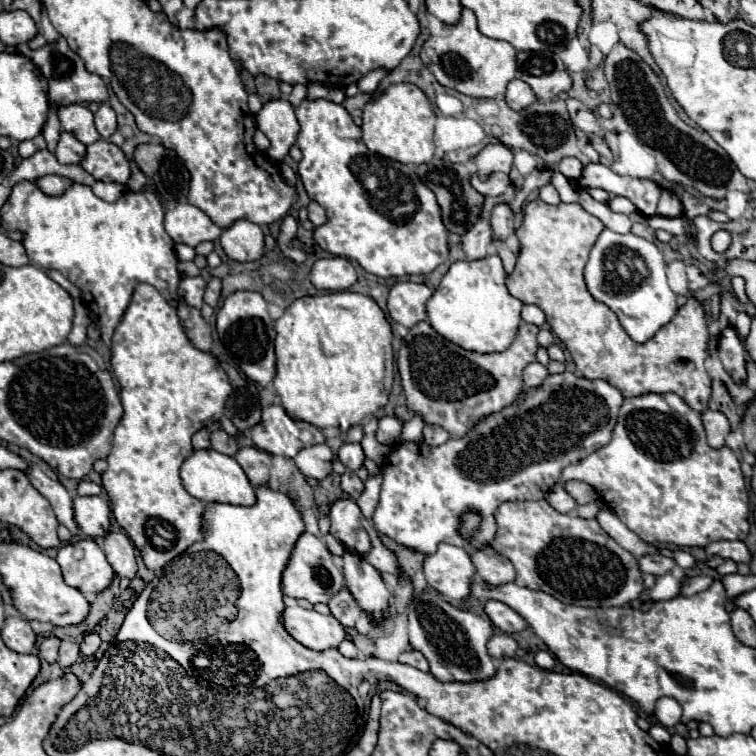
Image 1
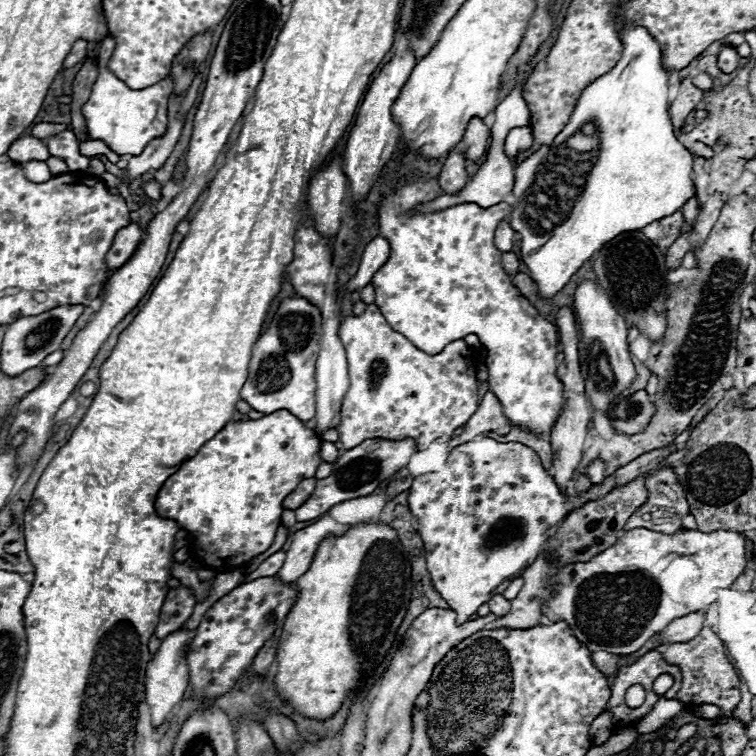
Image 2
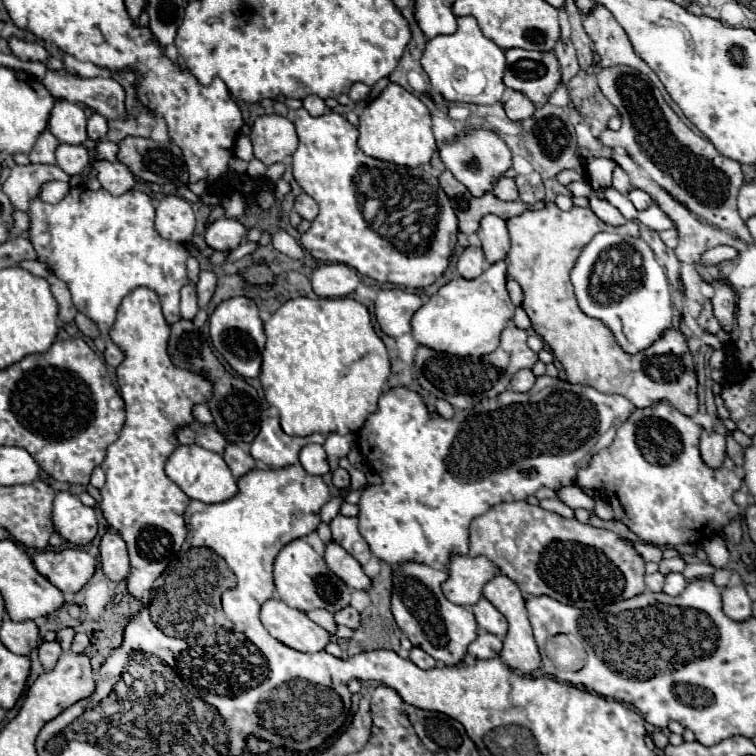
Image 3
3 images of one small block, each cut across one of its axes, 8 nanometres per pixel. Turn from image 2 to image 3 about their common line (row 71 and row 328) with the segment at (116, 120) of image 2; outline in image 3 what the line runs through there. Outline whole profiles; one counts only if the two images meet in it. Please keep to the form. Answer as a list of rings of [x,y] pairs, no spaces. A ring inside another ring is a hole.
[[[84,186],[72,188],[66,198],[58,204],[46,204],[40,198],[30,200],[30,242],[38,254],[38,260],[48,264],[48,268],[68,284],[72,292],[72,302],[78,308],[78,312],[86,314],[90,320],[96,322],[100,330],[100,338],[106,342],[104,360],[110,366],[118,366],[124,360],[122,350],[110,340],[108,330],[112,328],[116,320],[118,306],[122,298],[134,290],[136,286],[148,286],[160,296],[160,302],[164,304],[164,318],[168,324],[174,324],[180,320],[180,288],[188,284],[186,276],[186,258],[190,256],[186,252],[186,246],[180,242],[164,240],[156,228],[154,228],[154,206],[152,198],[146,192],[140,190],[128,190],[122,196],[112,196],[106,190],[90,192]]]

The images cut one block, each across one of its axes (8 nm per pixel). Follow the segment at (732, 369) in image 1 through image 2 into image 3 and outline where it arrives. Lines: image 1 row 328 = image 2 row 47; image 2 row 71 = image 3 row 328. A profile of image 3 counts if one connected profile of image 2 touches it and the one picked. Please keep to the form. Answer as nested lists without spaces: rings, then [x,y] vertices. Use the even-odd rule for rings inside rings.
[[[718,280],[712,282],[716,294],[712,298],[712,306],[714,306],[714,316],[718,318],[720,326],[724,332],[732,332],[734,328],[734,310],[736,310],[736,292],[732,286],[728,286],[726,282]]]

